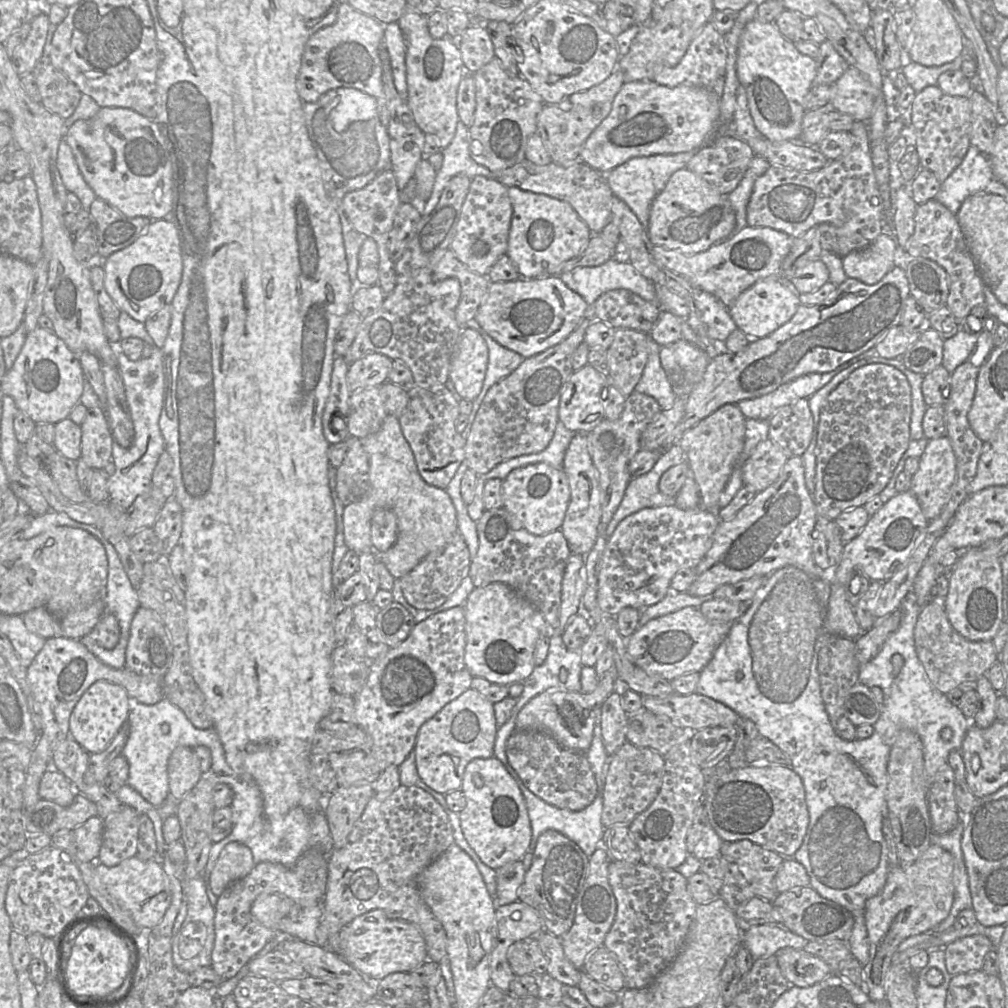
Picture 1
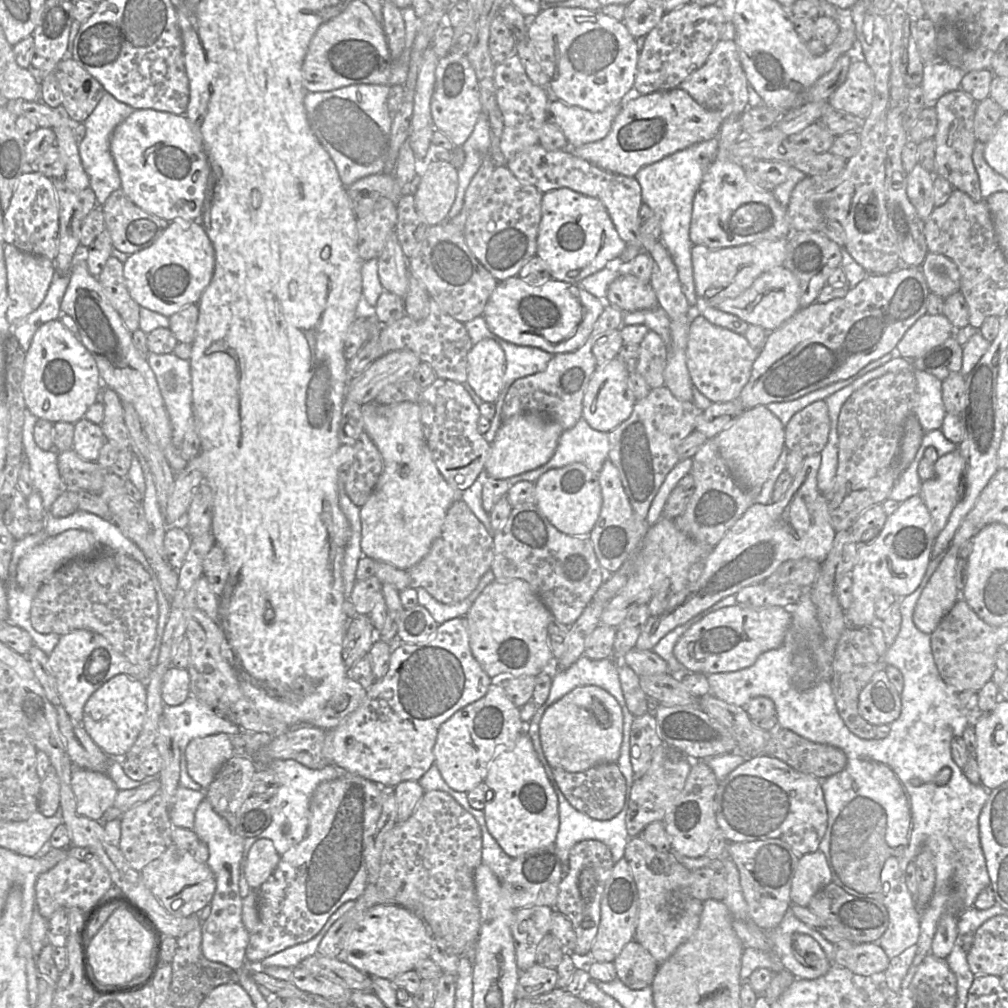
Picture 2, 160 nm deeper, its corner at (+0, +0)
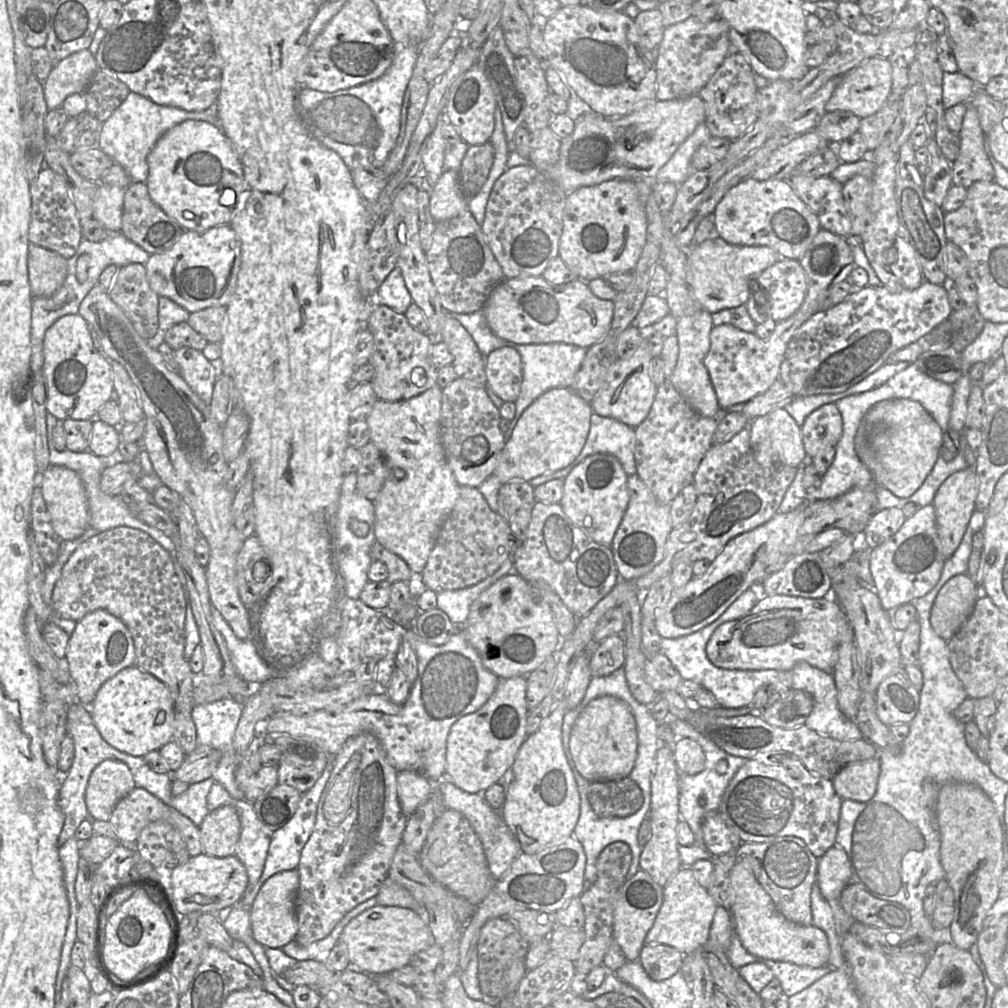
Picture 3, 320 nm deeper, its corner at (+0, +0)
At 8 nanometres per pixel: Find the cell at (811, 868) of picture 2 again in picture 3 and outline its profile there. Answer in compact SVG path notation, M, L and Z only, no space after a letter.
M834 846L818 858L816 885L827 901L838 901L849 876L848 856L841 848Z

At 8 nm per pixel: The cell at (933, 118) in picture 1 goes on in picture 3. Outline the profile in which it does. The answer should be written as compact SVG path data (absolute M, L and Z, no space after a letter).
M972 106L967 107L958 135L960 149L952 162L953 184L967 188L977 181L992 181L994 169L985 151L985 133Z

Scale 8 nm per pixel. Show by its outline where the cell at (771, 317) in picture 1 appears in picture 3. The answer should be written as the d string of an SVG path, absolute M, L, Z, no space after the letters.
M780 258L750 281L750 296L745 308L756 324L767 320L781 322L797 312L801 307L806 291L807 278L804 269L797 259Z

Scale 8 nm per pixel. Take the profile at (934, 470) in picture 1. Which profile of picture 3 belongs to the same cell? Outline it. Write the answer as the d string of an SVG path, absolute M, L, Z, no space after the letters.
M974 467L957 471L950 475L935 493L932 506L935 510L937 534L942 545L945 559L948 559L958 548L973 512L978 493L978 478Z

